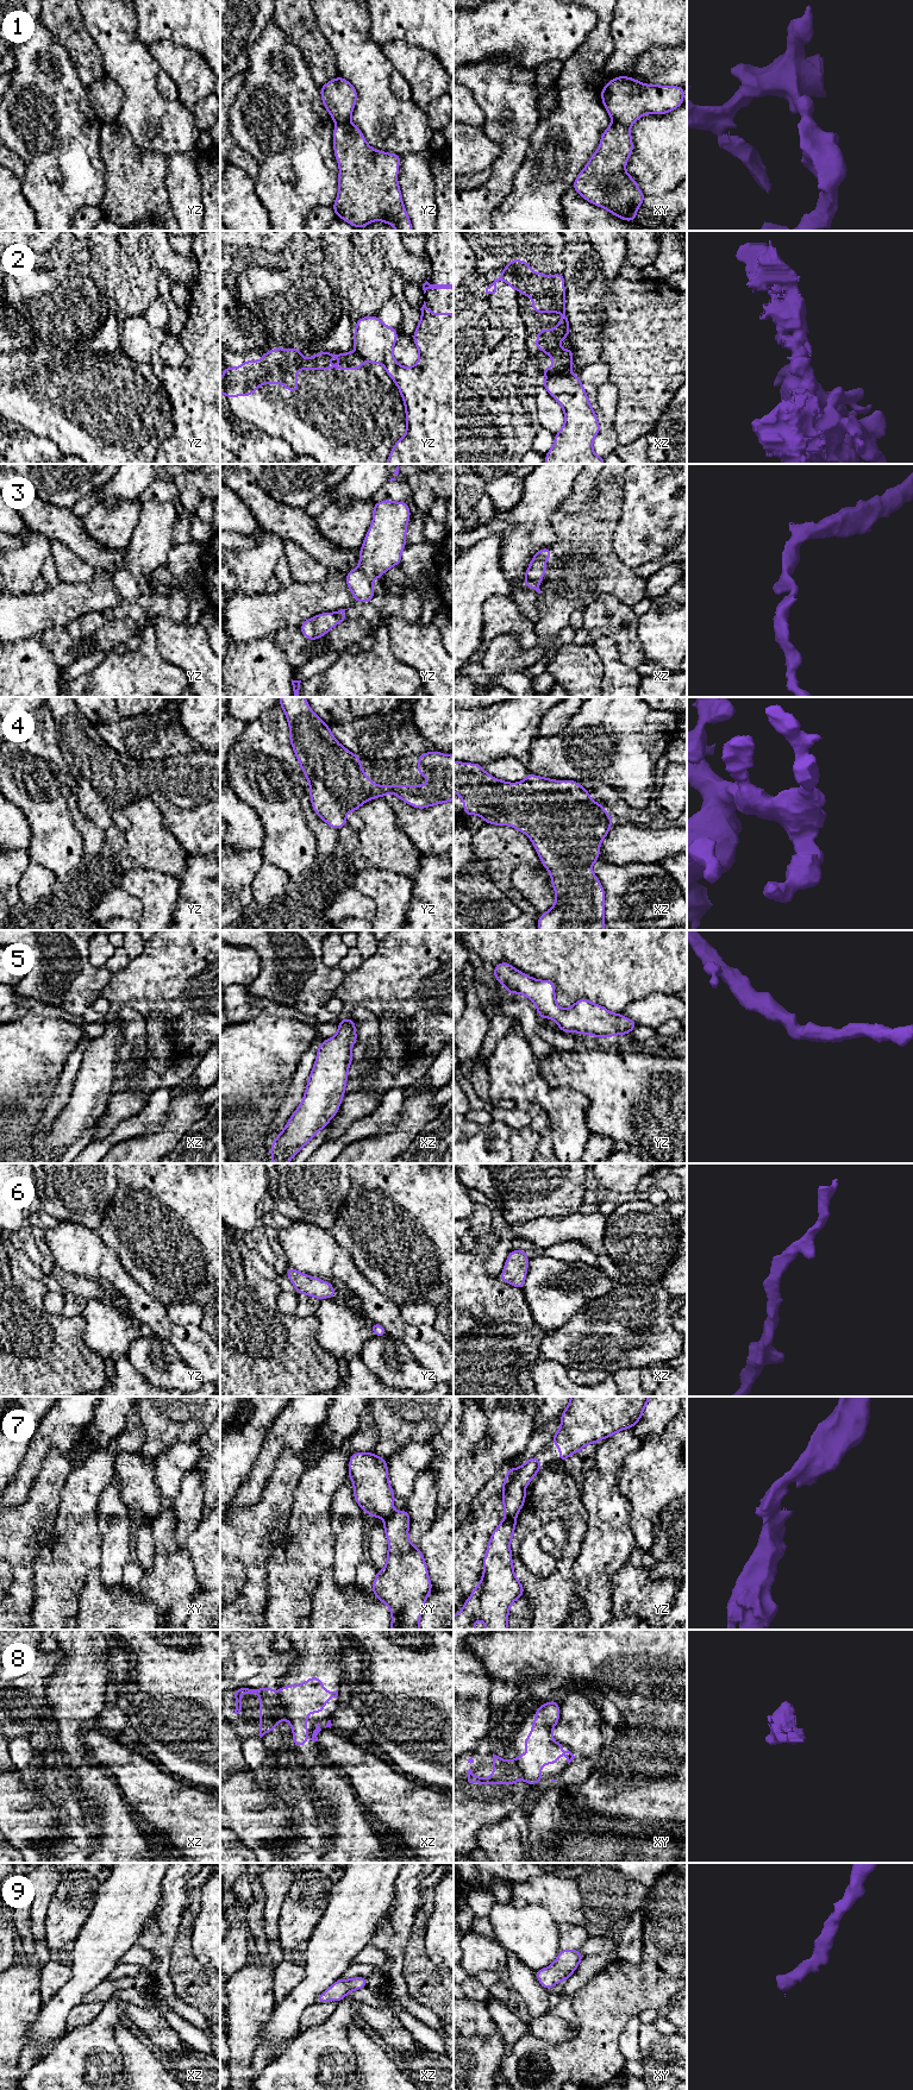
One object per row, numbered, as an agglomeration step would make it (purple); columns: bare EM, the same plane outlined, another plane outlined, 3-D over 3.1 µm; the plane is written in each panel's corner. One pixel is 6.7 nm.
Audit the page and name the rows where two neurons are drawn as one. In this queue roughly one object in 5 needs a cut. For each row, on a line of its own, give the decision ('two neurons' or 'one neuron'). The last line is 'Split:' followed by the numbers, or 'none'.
1: two neurons
2: two neurons
3: two neurons
4: one neuron
5: one neuron
6: one neuron
7: two neurons
8: two neurons
9: one neuron
Split: 1, 2, 3, 7, 8

